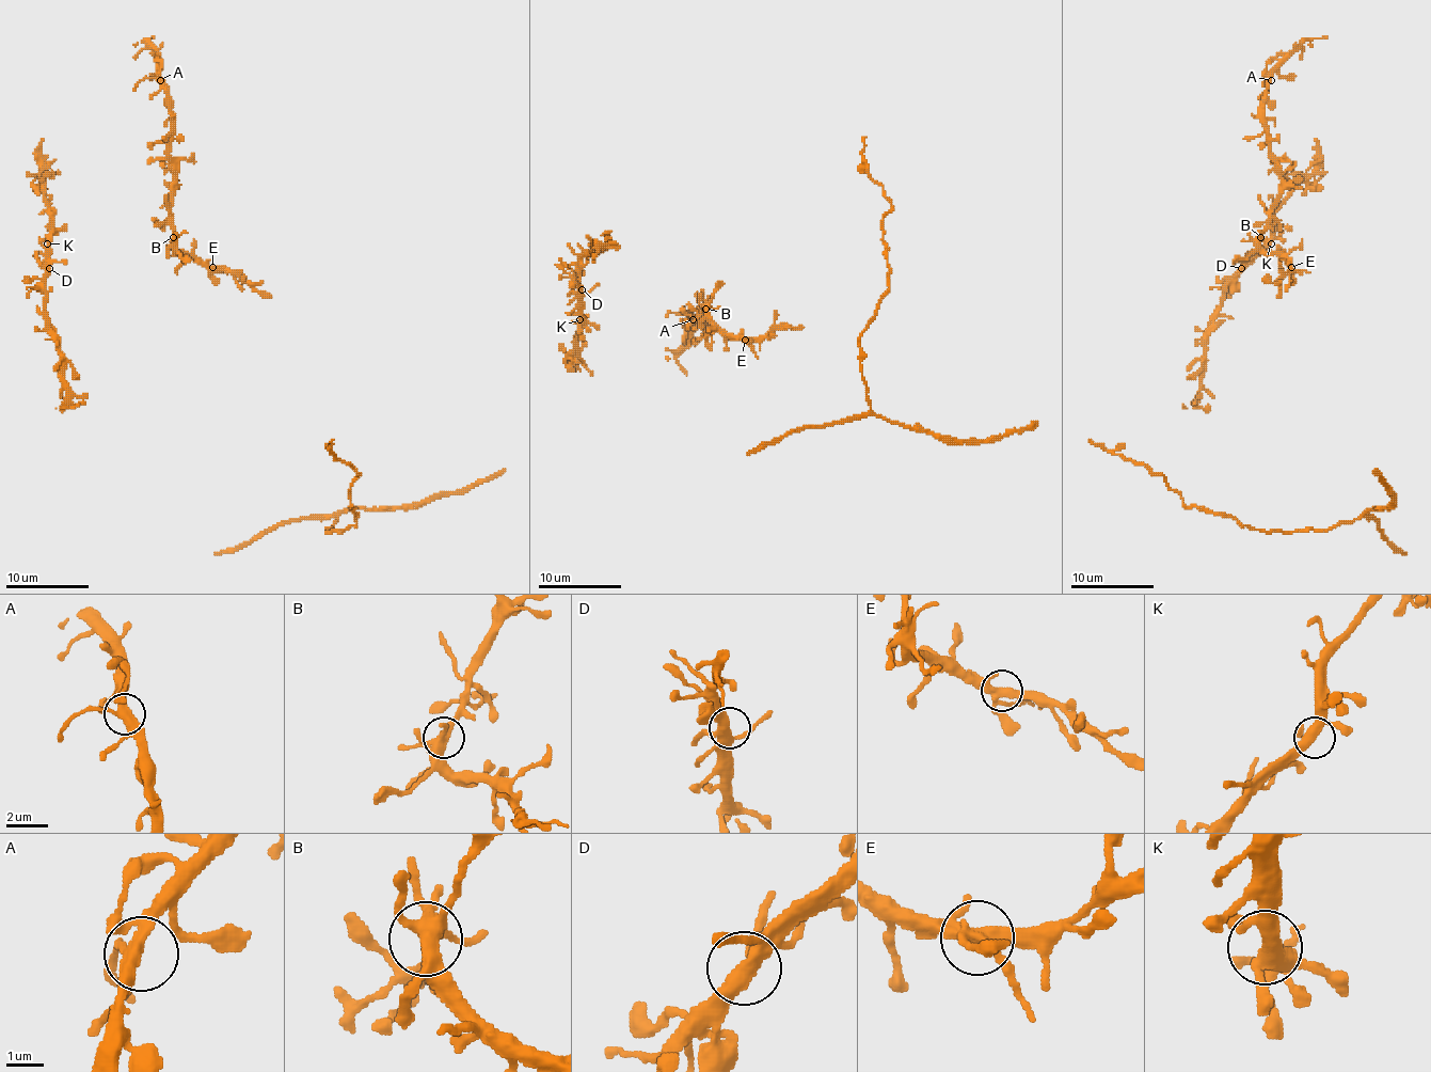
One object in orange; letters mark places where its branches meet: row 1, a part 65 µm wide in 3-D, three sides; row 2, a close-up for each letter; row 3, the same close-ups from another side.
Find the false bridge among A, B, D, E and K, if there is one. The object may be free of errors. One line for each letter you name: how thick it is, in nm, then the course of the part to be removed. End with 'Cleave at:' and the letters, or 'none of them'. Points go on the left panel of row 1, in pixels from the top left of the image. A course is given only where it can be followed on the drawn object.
Cleave at: none of them

